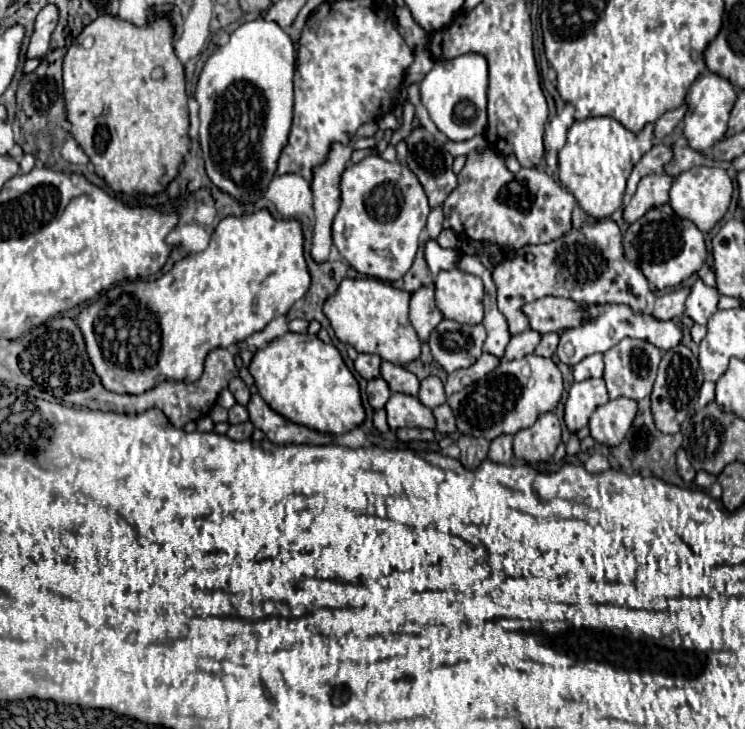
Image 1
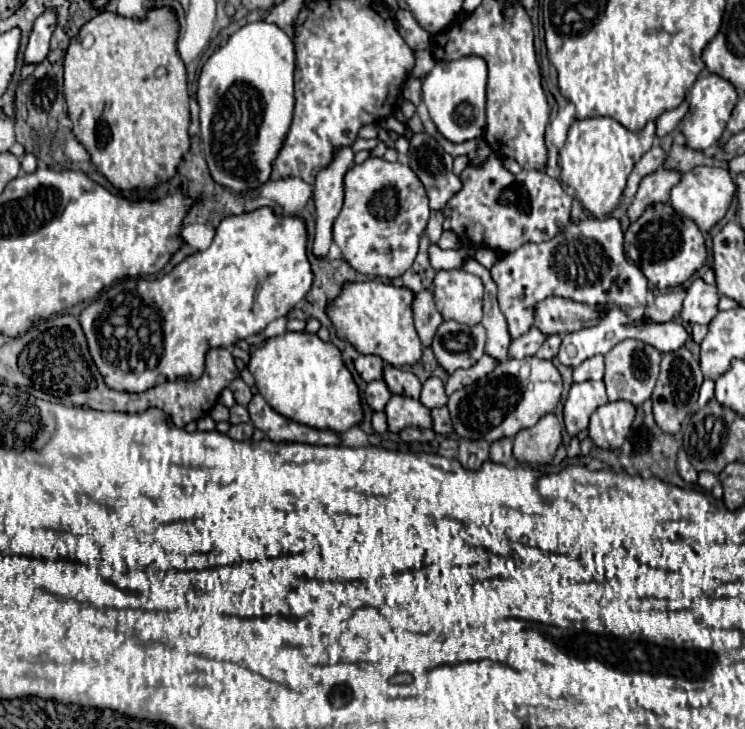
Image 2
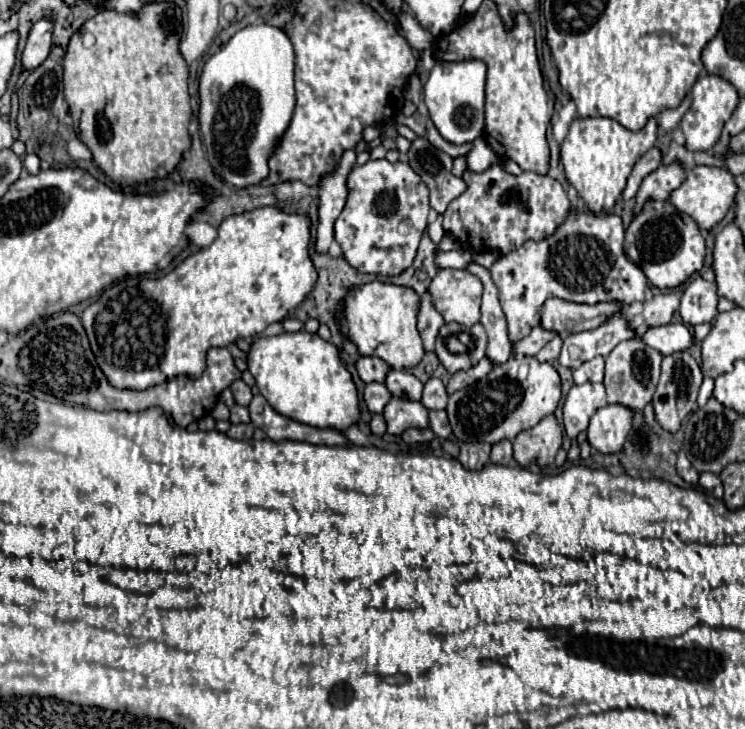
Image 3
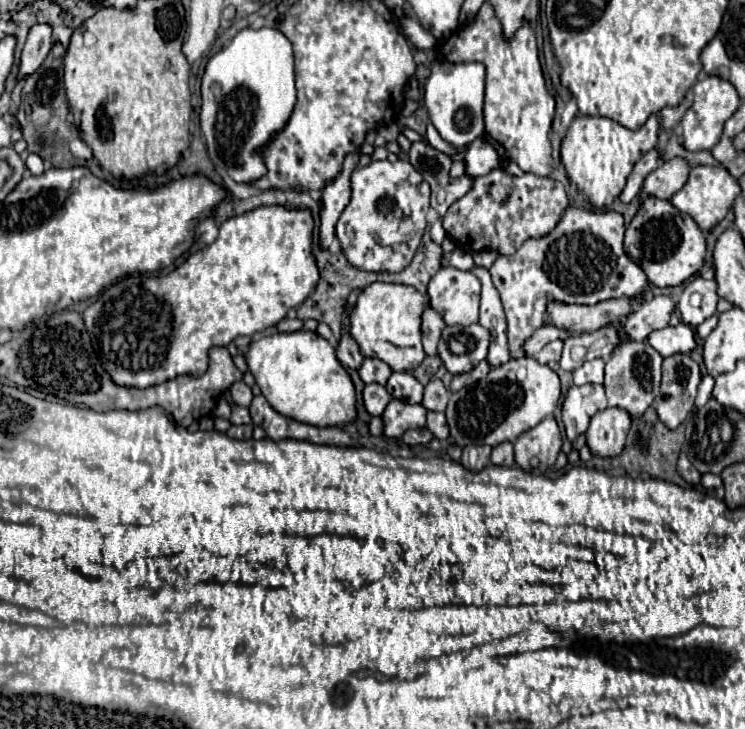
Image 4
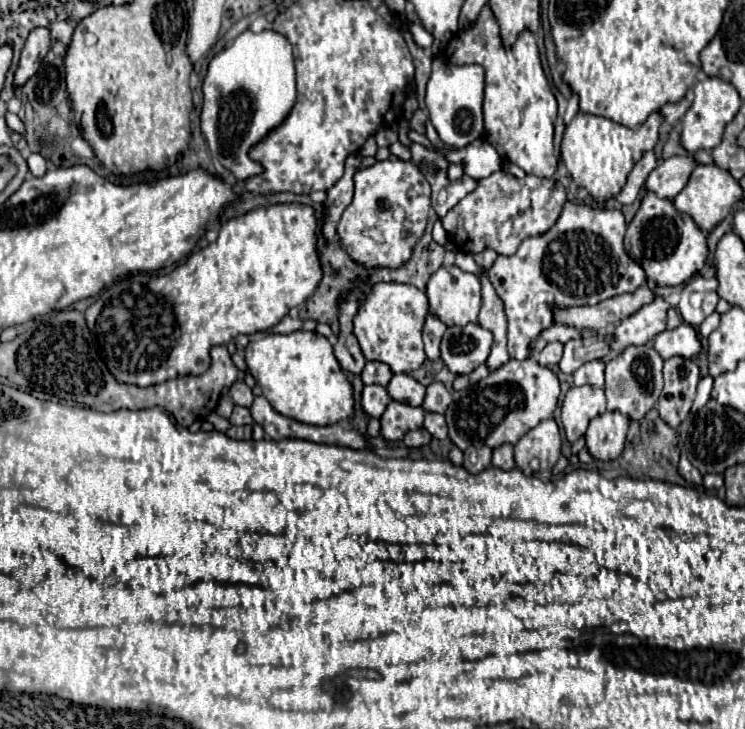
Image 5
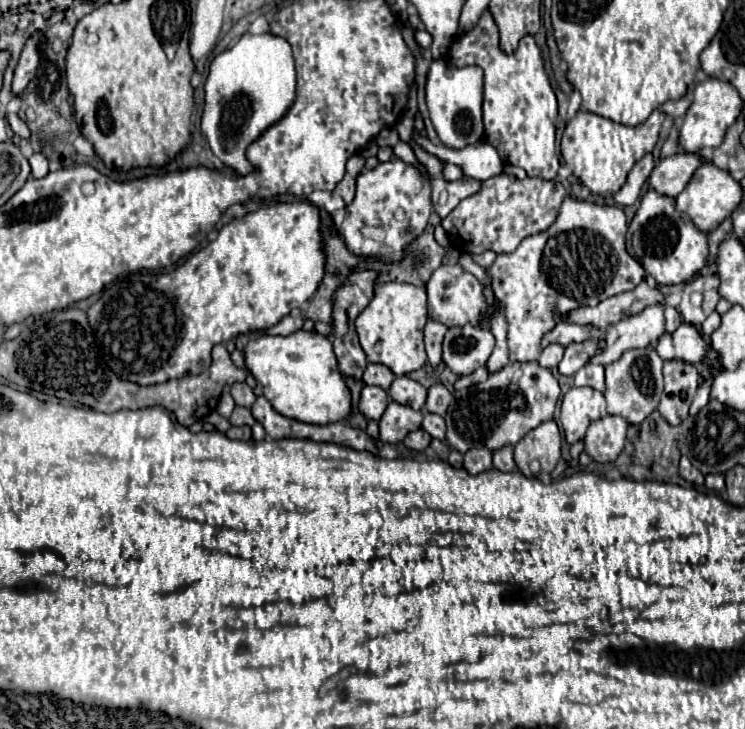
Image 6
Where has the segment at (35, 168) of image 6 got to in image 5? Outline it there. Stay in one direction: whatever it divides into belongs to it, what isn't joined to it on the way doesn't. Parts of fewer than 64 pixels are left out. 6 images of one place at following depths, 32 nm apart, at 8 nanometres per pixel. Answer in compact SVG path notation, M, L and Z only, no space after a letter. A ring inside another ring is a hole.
M30 154L30 158L26 162L28 162L28 168L30 168L30 172L34 176L44 176L44 172L46 172L46 160L40 154Z

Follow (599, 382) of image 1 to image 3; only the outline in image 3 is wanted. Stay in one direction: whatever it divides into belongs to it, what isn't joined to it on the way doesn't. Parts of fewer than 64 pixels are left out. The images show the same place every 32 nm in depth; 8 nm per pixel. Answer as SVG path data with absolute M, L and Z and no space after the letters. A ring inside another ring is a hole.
M588 382L588 384L574 384L564 402L564 428L566 434L574 440L580 432L588 428L590 416L606 406L606 392L602 382Z

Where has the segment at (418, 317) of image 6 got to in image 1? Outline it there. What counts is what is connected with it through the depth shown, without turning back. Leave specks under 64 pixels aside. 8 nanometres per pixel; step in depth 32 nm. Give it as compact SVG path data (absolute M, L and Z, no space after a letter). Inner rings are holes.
M344 278L338 290L324 302L324 314L330 320L332 330L340 342L344 344L348 342L350 346L356 348L356 352L372 352L378 354L382 360L404 366L420 356L420 340L408 318L408 302L410 302L410 294L390 284L378 282L374 278Z

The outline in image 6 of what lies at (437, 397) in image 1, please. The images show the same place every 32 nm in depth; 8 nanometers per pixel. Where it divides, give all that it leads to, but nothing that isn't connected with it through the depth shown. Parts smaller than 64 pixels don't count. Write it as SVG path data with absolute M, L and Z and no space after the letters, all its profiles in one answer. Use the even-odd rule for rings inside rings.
M436 382L434 386L428 388L428 398L426 398L424 410L444 416L444 414L446 414L446 408L448 408L448 404L450 404L450 400L452 400L452 394L450 394L440 382Z

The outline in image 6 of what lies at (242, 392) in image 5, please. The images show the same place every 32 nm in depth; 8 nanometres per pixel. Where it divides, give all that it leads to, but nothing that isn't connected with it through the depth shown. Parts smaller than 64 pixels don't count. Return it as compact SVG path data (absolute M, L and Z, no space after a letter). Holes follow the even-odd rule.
M236 382L236 384L232 386L230 394L232 394L232 398L234 398L234 402L236 402L238 406L246 406L246 408L250 408L250 406L254 404L254 400L256 400L252 388L250 388L246 382Z

